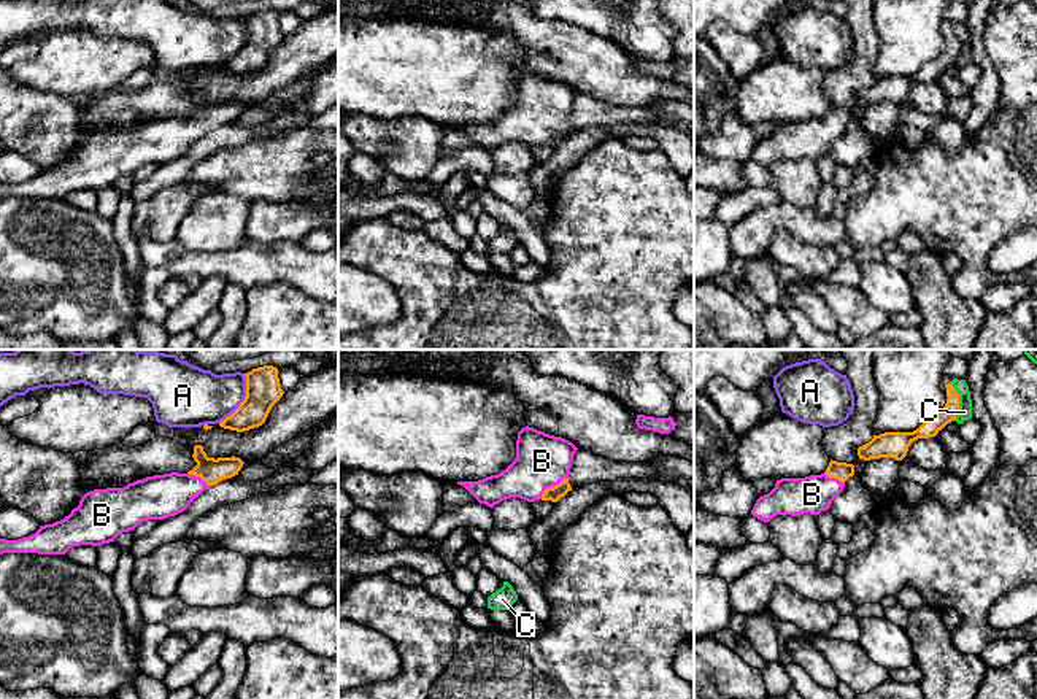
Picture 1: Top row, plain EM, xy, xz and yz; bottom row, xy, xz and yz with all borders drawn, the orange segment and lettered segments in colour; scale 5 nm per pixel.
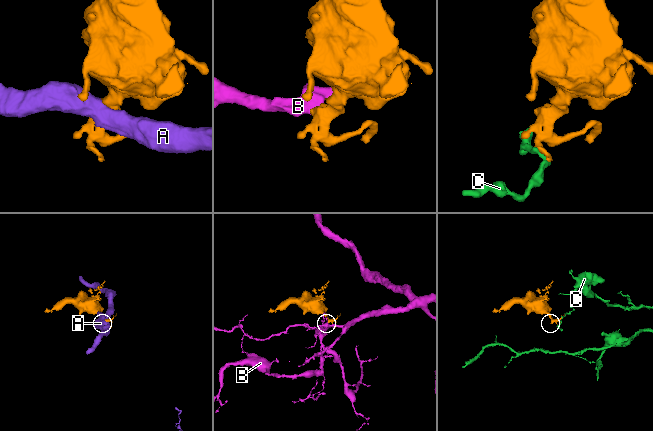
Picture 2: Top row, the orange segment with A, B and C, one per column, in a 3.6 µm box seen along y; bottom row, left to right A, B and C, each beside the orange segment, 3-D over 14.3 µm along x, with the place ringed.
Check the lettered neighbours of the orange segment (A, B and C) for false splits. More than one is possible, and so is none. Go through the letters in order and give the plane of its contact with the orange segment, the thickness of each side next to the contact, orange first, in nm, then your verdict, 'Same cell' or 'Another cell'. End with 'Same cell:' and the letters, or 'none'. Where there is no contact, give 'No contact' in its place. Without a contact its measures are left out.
A: Touches orange in xy. Thickness 180 nm (orange) against 280 nm. Another cell
B: Touches orange in xz. Thickness 70 nm (orange) against 280 nm. Same cell
C: Touches orange in yz. Thickness 90 nm (orange) against 70 nm. Another cell
Same cell: B

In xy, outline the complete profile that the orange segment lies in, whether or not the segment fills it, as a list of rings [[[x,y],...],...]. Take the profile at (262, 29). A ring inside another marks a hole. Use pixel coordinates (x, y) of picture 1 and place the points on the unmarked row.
[[[264,10],[245,17],[246,41],[240,51],[219,67],[221,71],[245,76],[265,67],[272,51],[283,41],[278,13]]]

